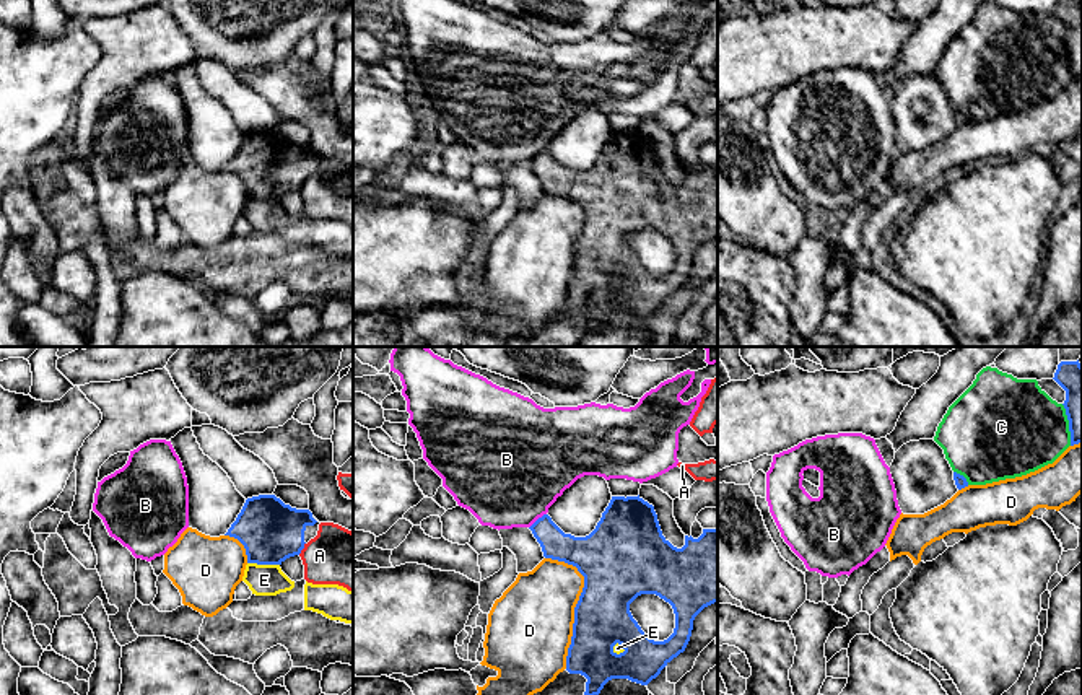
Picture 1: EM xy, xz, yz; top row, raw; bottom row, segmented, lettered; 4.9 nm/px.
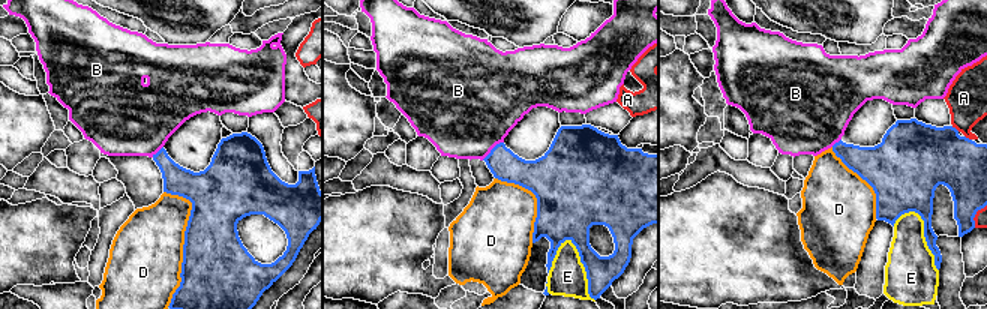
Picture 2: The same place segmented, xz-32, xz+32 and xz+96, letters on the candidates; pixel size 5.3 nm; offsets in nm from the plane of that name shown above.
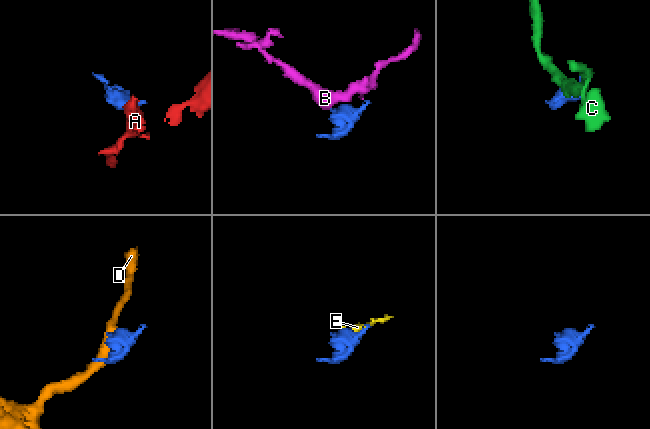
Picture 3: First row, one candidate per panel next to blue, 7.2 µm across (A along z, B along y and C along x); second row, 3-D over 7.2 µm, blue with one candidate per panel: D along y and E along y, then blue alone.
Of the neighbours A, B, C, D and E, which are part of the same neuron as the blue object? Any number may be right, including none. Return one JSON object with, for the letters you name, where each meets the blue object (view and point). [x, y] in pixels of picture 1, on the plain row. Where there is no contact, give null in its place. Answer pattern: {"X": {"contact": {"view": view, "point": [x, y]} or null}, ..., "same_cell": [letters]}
{"same_cell": []}

